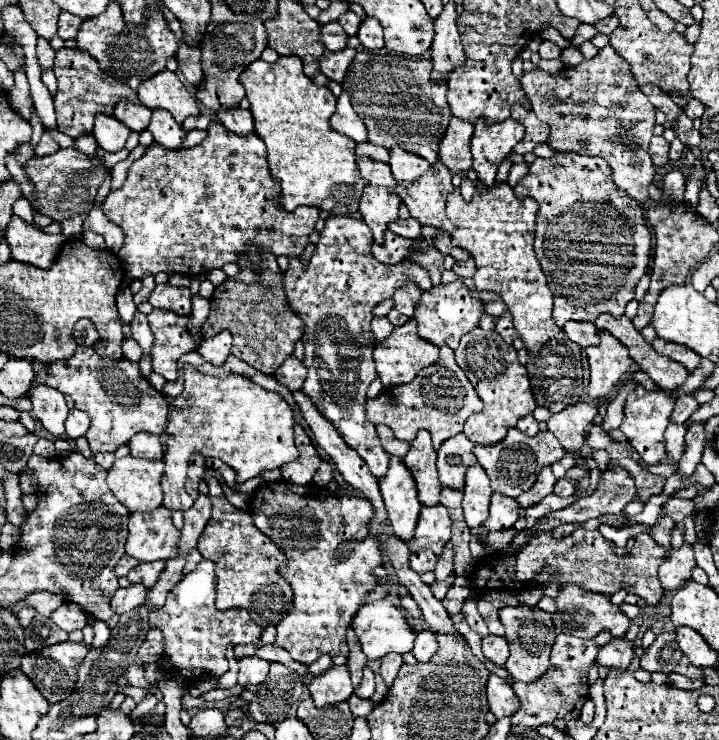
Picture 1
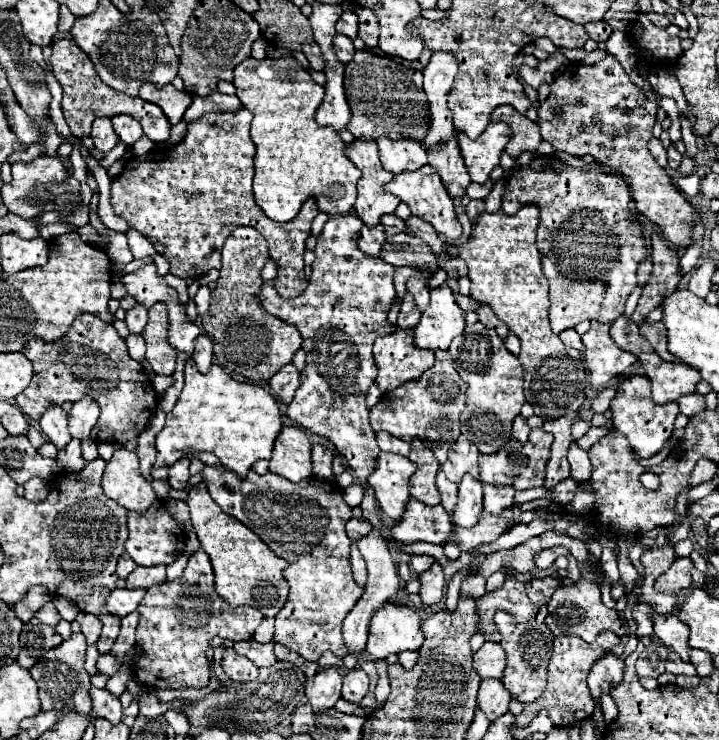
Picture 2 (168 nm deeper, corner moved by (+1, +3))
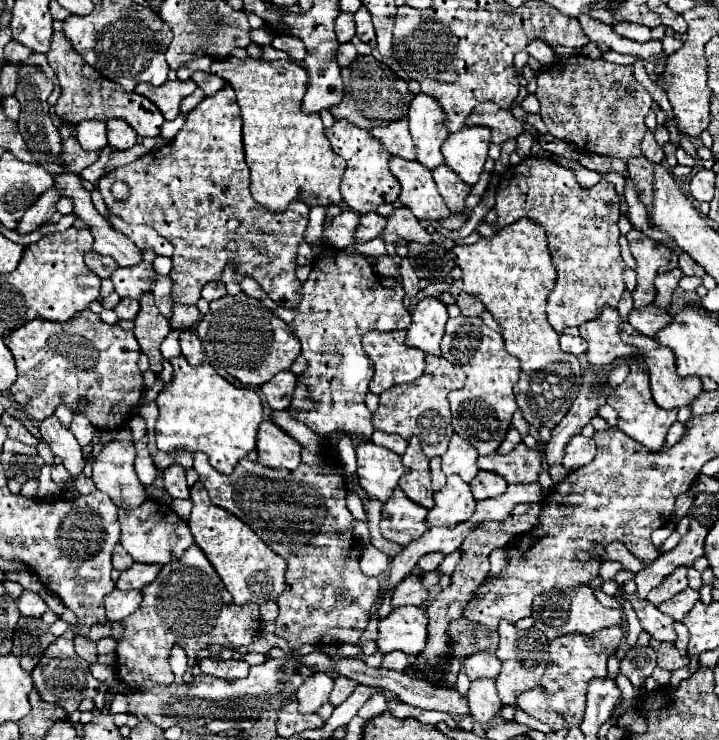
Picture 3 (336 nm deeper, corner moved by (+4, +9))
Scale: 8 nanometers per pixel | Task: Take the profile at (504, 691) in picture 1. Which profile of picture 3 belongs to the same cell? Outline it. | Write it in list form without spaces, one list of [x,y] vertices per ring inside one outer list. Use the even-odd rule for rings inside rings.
[[[488,678],[472,682],[466,700],[470,706],[470,716],[480,724],[488,724],[502,708],[502,702],[496,694],[496,684]]]

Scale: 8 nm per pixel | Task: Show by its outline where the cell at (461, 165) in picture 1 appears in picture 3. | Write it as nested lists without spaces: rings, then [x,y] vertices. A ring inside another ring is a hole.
[[[444,164],[438,166],[432,174],[434,174],[434,182],[438,186],[438,192],[444,198],[444,202],[448,204],[450,212],[464,214],[466,212],[464,200],[470,194],[470,186],[460,182],[460,178],[456,178],[456,174],[452,174]]]

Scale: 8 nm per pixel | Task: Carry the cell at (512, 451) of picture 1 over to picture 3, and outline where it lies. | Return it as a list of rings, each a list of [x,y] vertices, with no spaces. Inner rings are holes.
[[[520,442],[506,456],[500,454],[480,456],[478,466],[480,470],[500,474],[502,478],[506,478],[506,482],[536,482],[538,472],[542,470],[540,460],[542,460],[540,446],[528,448],[524,442]]]

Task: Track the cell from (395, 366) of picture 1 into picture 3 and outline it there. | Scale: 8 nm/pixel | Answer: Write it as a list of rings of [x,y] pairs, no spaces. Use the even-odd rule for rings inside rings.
[[[394,330],[394,332],[368,332],[362,338],[362,348],[368,354],[368,358],[374,364],[374,378],[370,382],[372,394],[382,394],[392,386],[412,382],[414,378],[420,378],[424,370],[424,352],[416,348],[408,348],[404,344],[406,330]]]

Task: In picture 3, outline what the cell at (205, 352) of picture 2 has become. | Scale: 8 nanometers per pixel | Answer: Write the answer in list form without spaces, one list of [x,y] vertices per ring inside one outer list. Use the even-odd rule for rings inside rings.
[[[184,330],[180,334],[180,348],[182,348],[182,356],[192,364],[198,366],[204,360],[204,352],[200,346],[200,340],[196,338],[196,334],[192,330]]]

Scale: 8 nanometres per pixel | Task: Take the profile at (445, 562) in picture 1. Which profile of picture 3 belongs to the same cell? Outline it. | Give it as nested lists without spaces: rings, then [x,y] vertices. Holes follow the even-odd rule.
[[[412,574],[400,582],[392,594],[392,608],[412,604],[412,606],[422,606],[422,602],[428,598],[428,592],[422,588],[422,578],[418,574]]]

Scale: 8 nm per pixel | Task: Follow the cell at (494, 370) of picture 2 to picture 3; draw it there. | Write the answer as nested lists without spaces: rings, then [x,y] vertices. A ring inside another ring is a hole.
[[[466,316],[448,320],[446,334],[442,338],[442,356],[466,372],[464,386],[448,394],[454,432],[468,440],[480,452],[480,456],[492,454],[504,440],[512,414],[518,408],[512,386],[518,382],[520,362],[504,350],[504,340],[498,332],[482,324],[480,318]]]

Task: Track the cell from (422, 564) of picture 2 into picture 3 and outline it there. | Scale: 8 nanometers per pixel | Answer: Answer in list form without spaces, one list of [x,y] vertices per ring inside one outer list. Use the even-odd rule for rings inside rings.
[[[432,552],[432,554],[428,554],[428,556],[424,556],[424,558],[418,560],[418,568],[420,568],[422,572],[432,572],[432,570],[436,570],[436,566],[438,566],[442,560],[444,560],[444,554]]]

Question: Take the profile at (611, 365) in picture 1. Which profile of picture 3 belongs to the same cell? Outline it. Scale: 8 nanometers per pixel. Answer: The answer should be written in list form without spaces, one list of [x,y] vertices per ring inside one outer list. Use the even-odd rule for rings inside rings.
[[[604,306],[600,318],[580,326],[580,336],[588,342],[588,362],[592,366],[606,366],[616,360],[624,360],[636,352],[634,346],[620,338],[622,318],[616,308]]]

